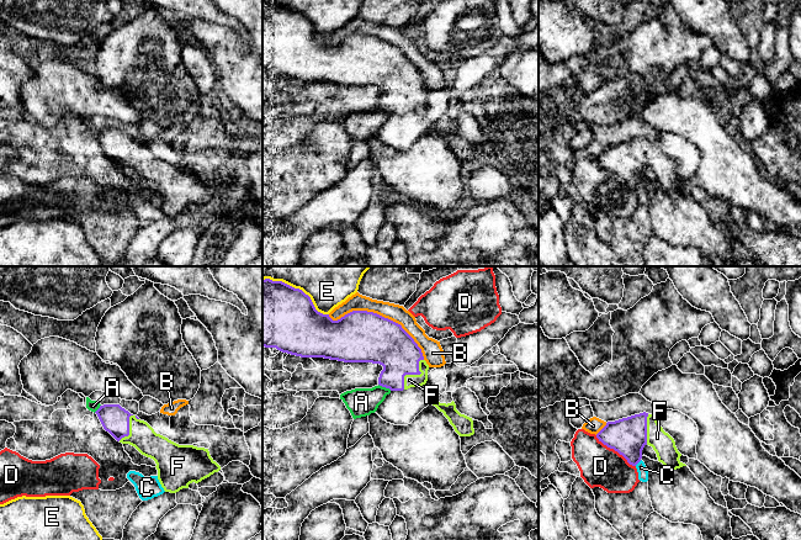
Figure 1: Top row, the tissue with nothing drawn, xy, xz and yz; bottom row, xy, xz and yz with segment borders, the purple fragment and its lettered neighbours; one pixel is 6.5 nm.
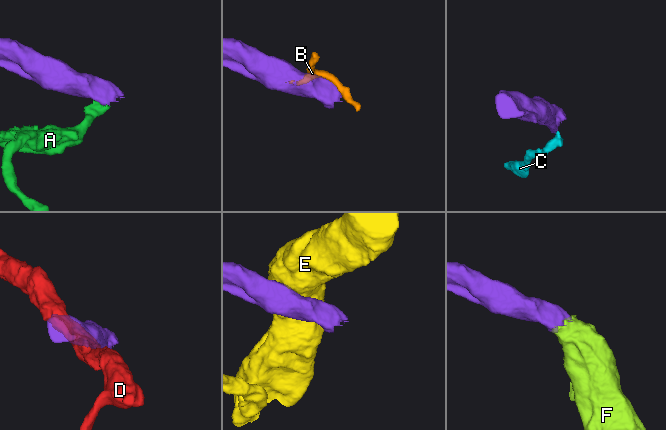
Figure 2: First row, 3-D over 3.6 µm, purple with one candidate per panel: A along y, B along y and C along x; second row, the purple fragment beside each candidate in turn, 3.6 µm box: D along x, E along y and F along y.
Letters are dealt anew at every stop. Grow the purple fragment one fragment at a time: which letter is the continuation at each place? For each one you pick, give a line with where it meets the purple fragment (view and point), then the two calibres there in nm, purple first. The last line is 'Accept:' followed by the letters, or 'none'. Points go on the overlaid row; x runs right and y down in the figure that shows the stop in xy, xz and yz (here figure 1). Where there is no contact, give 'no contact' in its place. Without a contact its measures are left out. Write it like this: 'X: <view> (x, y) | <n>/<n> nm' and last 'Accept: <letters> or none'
F: xz (413, 374) | 280/80 nm
Accept: F

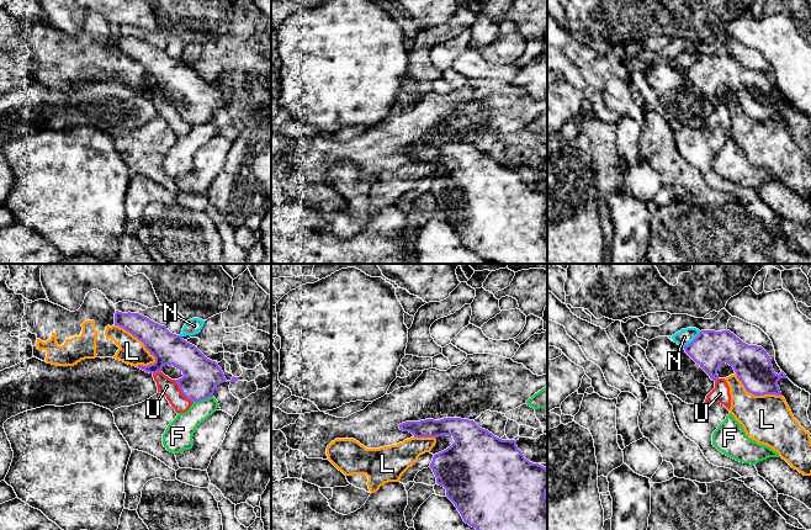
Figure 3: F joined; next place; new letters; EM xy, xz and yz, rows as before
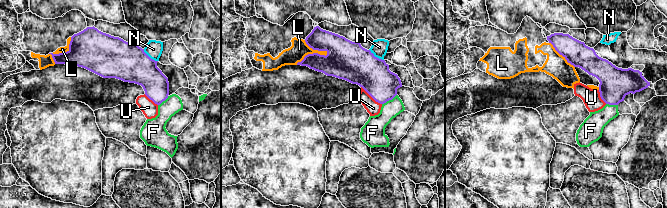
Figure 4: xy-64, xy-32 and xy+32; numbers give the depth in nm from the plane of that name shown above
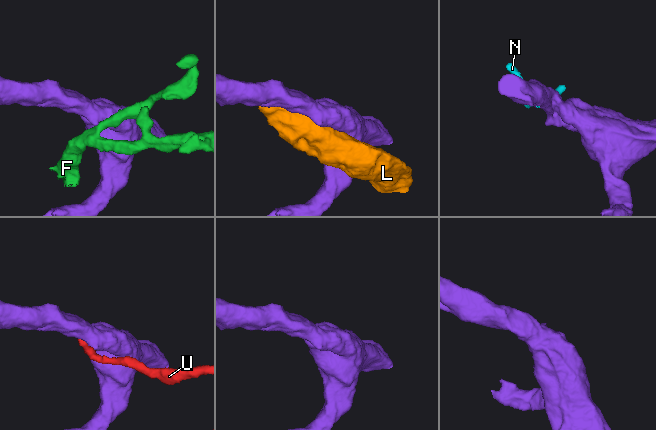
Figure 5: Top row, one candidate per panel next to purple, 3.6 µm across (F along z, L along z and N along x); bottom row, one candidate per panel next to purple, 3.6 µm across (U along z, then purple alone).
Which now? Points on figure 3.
Accept: none

